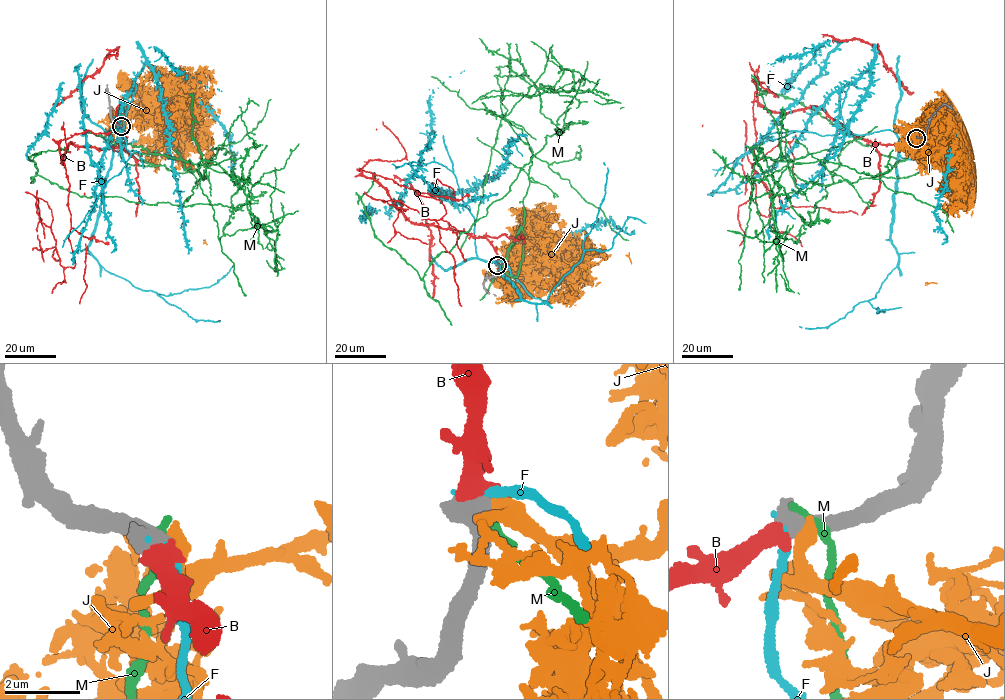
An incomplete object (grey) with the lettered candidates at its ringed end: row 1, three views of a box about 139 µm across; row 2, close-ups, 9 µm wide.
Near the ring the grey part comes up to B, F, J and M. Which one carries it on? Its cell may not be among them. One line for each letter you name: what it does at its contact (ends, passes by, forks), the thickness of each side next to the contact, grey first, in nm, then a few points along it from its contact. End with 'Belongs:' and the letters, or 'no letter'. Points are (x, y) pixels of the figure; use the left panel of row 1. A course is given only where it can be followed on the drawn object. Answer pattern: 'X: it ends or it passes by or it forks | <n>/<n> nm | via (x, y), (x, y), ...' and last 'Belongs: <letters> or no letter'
B: it ends | 650/550 nm | via (122, 127), (122, 144), (69, 143), (61, 159), (74, 268), (60, 265), (51, 210), (38, 197), (44, 238)
Belongs: B

